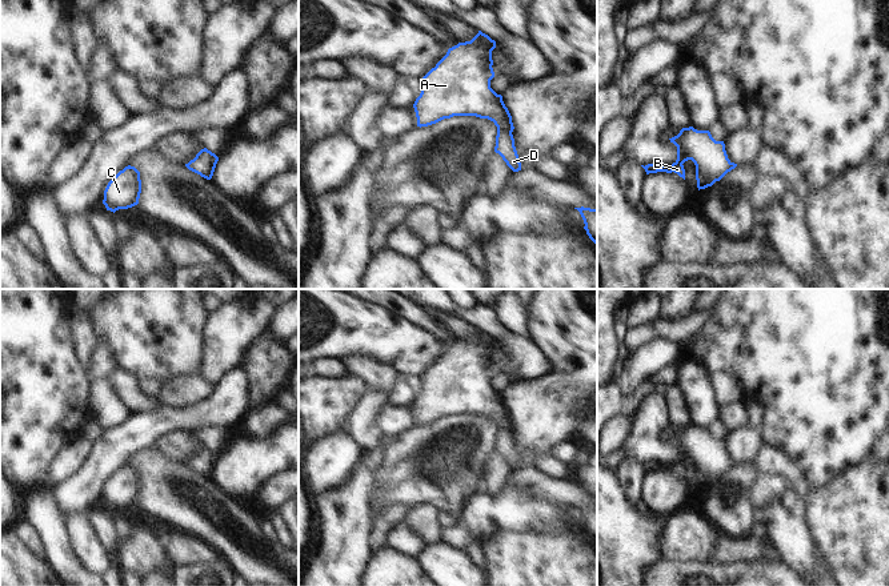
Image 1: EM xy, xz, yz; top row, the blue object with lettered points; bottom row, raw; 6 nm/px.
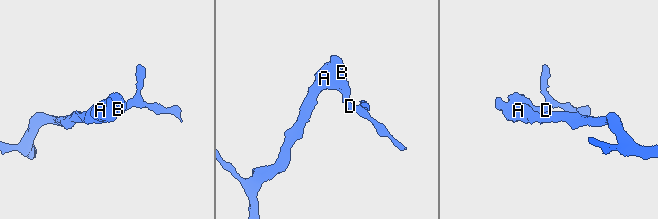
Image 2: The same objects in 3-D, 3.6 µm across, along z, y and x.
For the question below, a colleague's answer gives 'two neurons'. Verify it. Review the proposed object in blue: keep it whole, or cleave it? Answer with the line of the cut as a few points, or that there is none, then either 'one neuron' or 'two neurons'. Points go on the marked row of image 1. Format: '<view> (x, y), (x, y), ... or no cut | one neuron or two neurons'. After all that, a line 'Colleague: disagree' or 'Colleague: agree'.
no cut | one neuron
Colleague: disagree

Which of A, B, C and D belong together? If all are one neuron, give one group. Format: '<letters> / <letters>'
A B C D

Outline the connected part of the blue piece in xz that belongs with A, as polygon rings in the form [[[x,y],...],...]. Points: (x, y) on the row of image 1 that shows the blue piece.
[[[481,31],[470,41],[449,48],[421,79],[421,93],[413,108],[420,128],[453,116],[476,116],[493,121],[497,127],[494,152],[513,172],[518,172],[521,162],[512,135],[512,116],[502,96],[490,88],[494,48],[496,41]]]

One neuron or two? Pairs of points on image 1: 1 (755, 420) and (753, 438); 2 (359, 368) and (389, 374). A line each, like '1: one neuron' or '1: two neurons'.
1: two neurons
2: one neuron

